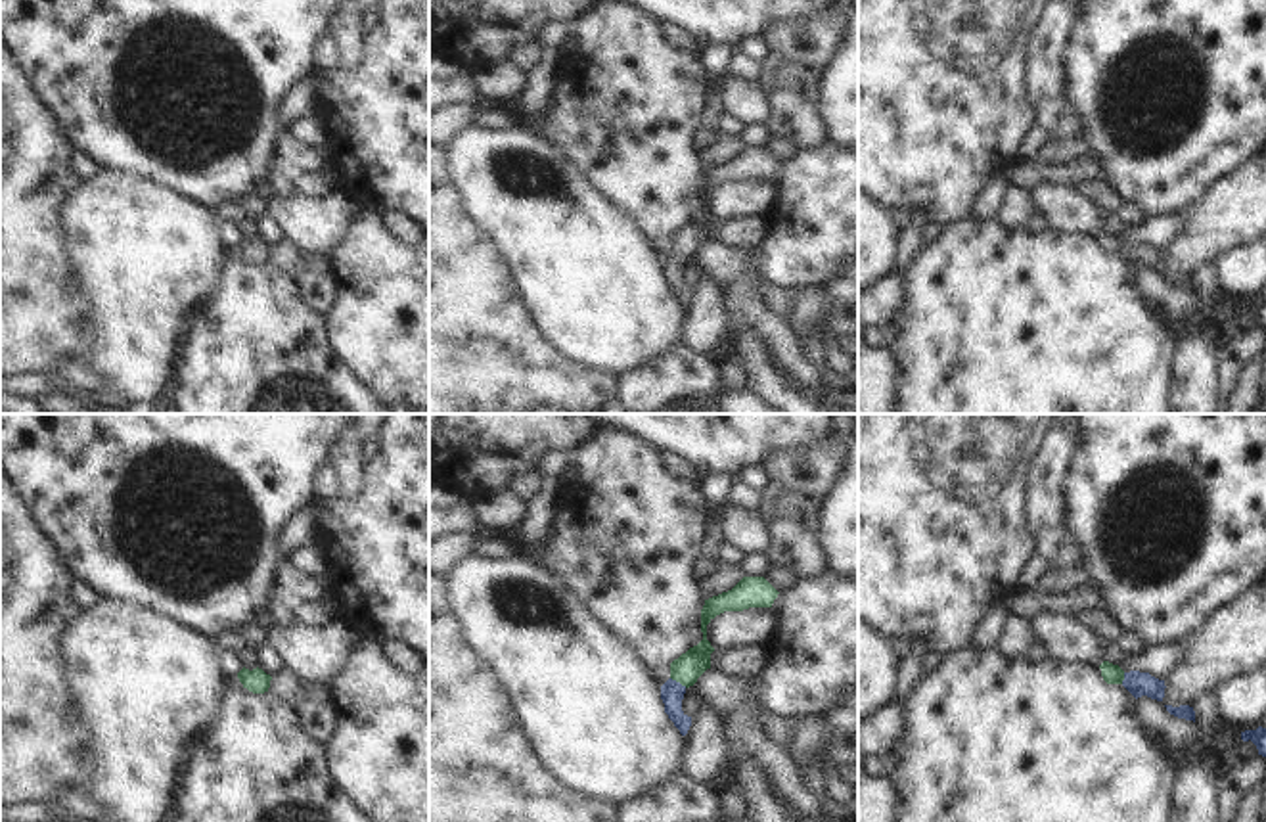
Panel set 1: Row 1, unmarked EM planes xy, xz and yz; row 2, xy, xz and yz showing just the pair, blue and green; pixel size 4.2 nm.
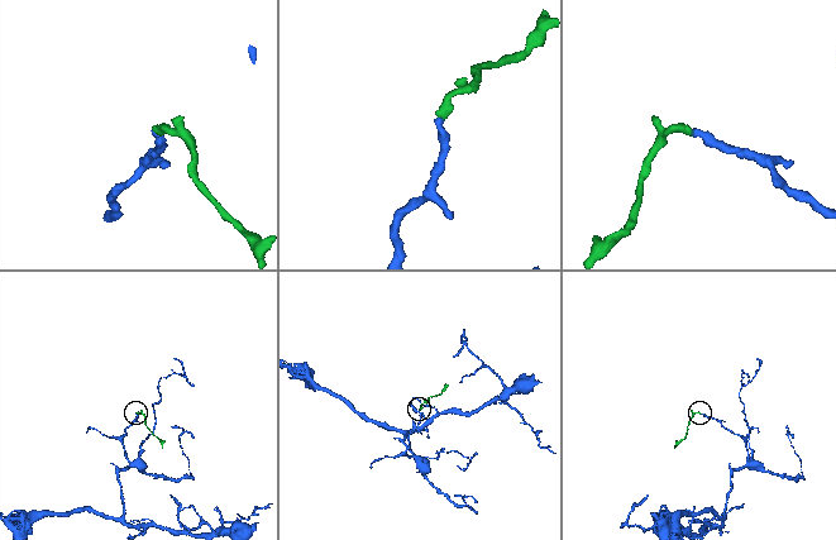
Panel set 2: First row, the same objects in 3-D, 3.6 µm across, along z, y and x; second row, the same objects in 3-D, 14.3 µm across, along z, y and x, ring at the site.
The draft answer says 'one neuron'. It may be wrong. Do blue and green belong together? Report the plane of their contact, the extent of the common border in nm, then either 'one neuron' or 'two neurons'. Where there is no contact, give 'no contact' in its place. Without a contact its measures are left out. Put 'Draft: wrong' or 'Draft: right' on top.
Draft: right
xz | 80 nm | one neuron

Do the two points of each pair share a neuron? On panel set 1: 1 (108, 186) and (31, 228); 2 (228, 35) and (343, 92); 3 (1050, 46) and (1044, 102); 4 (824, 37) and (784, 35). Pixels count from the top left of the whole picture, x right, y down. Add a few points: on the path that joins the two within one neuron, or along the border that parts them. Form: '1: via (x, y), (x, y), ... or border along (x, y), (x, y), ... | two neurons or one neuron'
1: border along (79, 182), (64, 205), (67, 255) | two neurons
2: border along (313, 66), (303, 77) | two neurons
3: via (1046, 60), (1046, 89) | one neuron
4: via (814, 37), (793, 35) | one neuron

